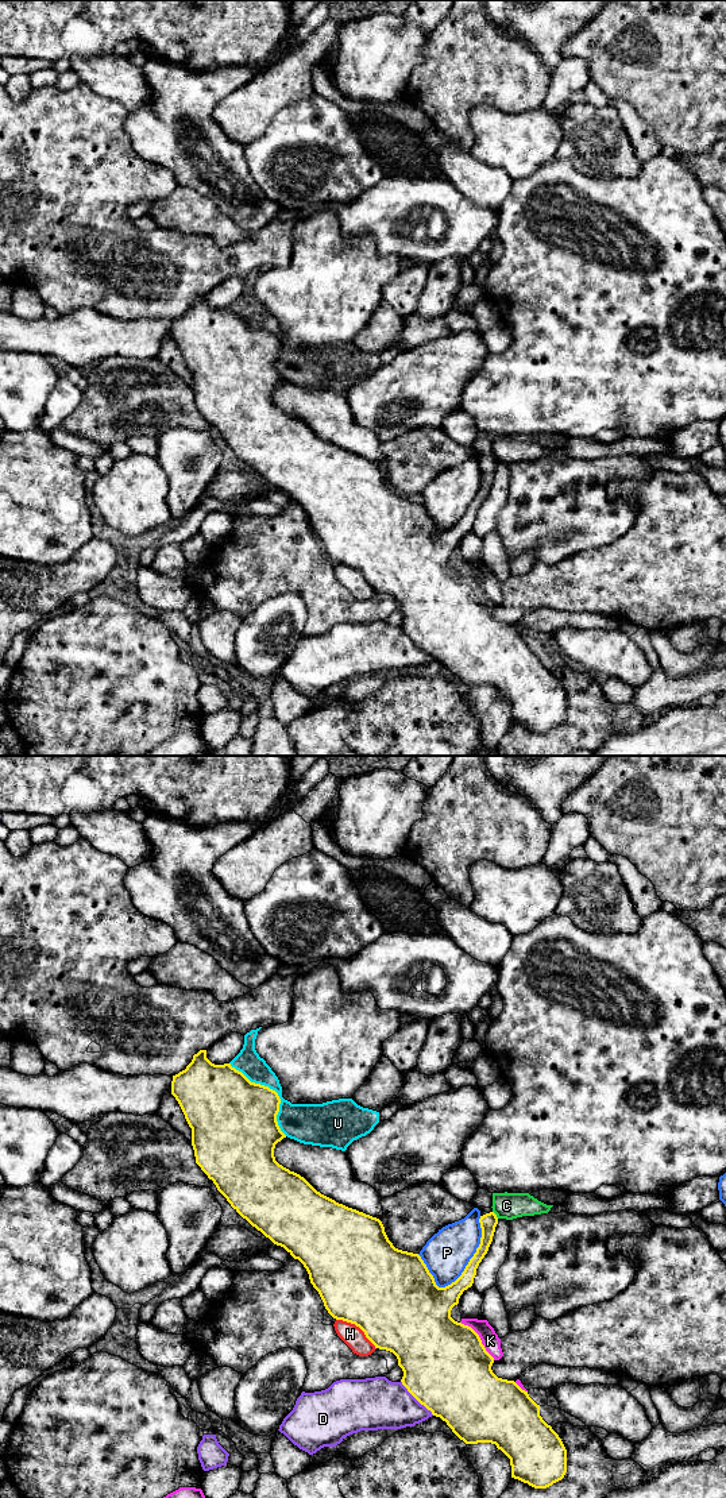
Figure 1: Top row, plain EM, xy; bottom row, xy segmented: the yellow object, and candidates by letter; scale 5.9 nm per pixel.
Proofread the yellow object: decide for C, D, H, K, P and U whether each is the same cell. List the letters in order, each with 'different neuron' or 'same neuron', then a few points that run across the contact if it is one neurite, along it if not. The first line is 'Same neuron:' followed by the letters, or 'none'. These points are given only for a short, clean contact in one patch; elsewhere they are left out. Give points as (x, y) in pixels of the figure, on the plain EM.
Same neuron: none
C: different neuron; line xy (493, 455), (498, 462)
D: different neuron
H: different neuron
K: different neuron
P: different neuron
U: different neuron

